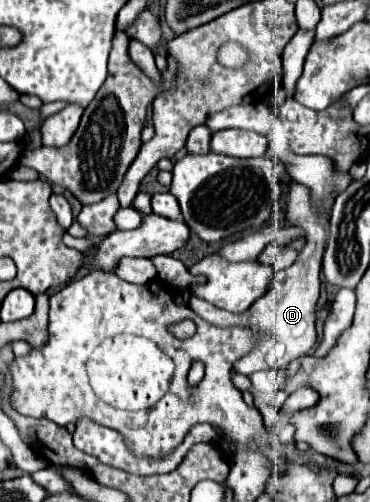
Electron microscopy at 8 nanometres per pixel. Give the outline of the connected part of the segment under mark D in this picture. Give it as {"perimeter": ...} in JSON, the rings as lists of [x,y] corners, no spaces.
{"perimeter":[[[294,182],[290,184],[290,190],[288,190],[286,216],[292,224],[298,224],[306,230],[306,246],[290,268],[284,268],[282,272],[274,274],[270,290],[262,298],[258,298],[250,310],[246,310],[242,314],[232,314],[232,312],[212,306],[210,302],[206,302],[198,296],[190,298],[190,308],[198,316],[202,316],[204,320],[208,320],[216,326],[226,328],[226,326],[242,324],[242,326],[262,330],[266,334],[266,338],[258,346],[254,346],[244,358],[240,358],[234,366],[236,372],[246,374],[246,376],[248,376],[248,370],[286,366],[290,360],[304,356],[318,342],[316,330],[314,330],[314,318],[316,318],[316,300],[320,297],[320,262],[322,262],[322,254],[324,254],[324,246],[326,246],[326,218],[322,218],[320,210],[310,204],[308,188],[294,184]]]}

